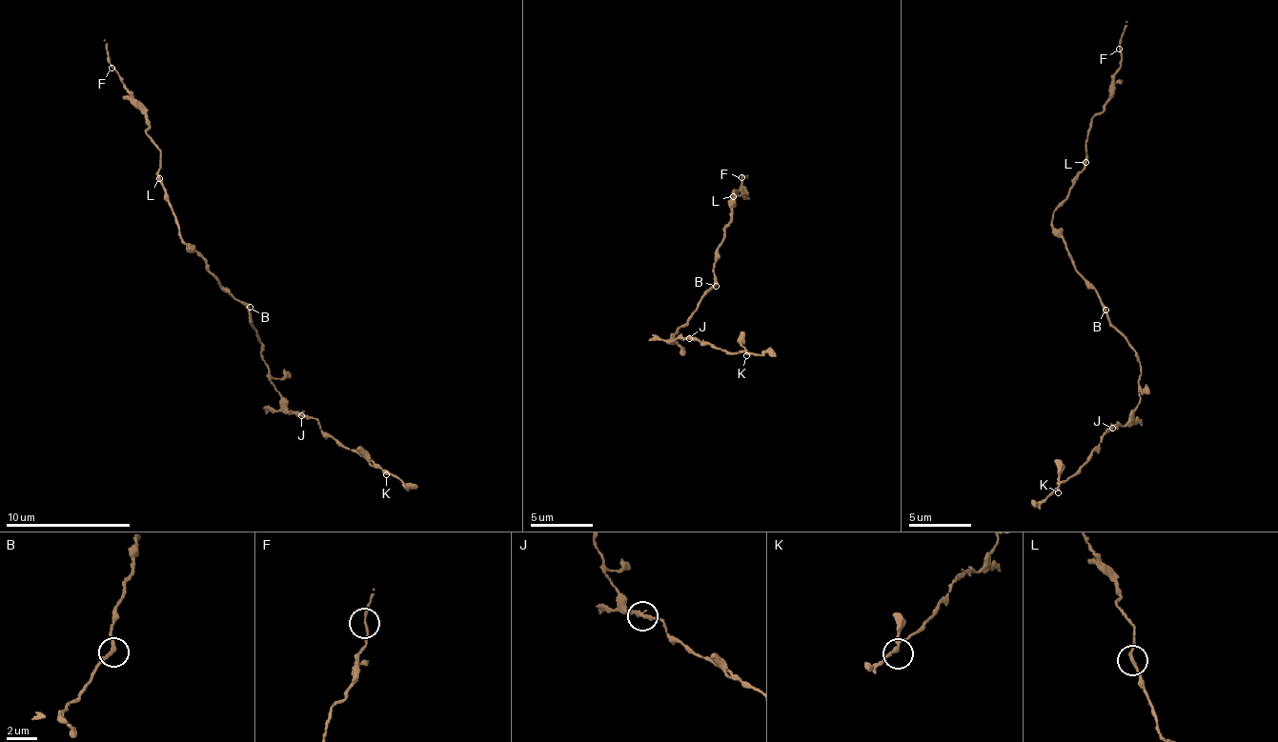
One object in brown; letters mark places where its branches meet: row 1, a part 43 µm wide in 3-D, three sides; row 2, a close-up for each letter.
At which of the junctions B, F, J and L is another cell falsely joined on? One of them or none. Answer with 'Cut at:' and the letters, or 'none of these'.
Cut at: none of these

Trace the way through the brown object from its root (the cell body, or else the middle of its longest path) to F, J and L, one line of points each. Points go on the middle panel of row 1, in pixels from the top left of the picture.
F: (713, 270), (733, 218), (731, 191), (739, 190), (735, 197), (749, 193), (746, 189), (744, 195), (740, 178)
J: (713, 270), (713, 282), (699, 304), (669, 333), (673, 345), (676, 337), (689, 339)
L: (713, 270), (715, 257), (733, 218), (731, 191), (739, 190), (733, 196)

